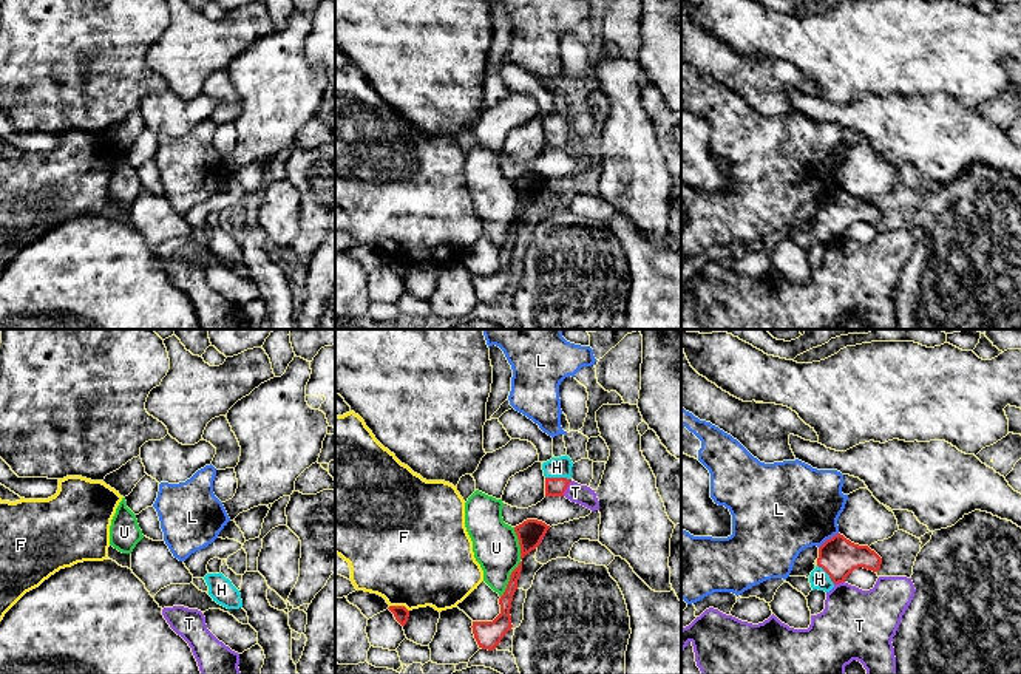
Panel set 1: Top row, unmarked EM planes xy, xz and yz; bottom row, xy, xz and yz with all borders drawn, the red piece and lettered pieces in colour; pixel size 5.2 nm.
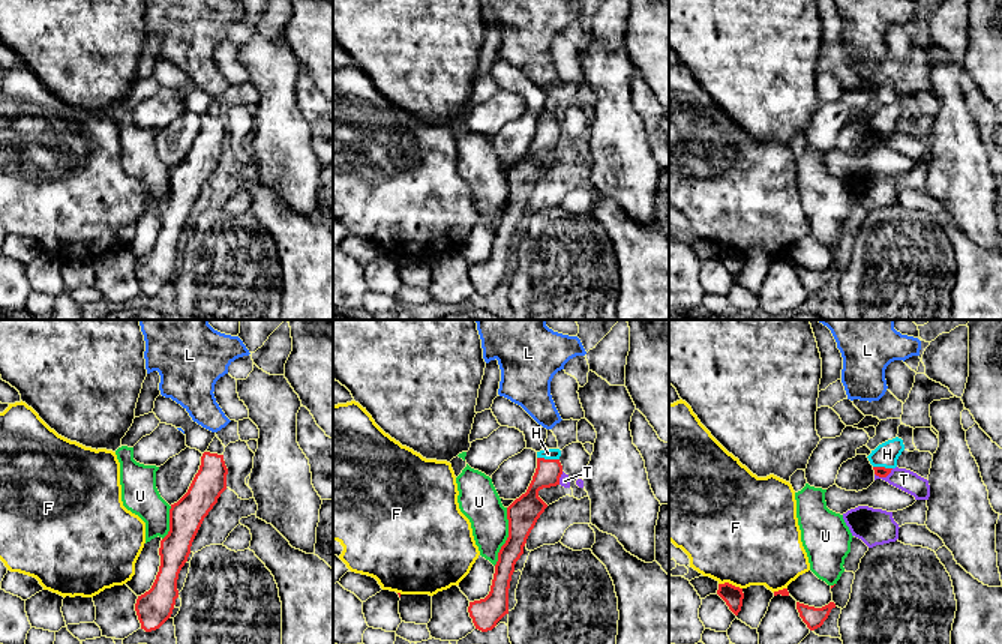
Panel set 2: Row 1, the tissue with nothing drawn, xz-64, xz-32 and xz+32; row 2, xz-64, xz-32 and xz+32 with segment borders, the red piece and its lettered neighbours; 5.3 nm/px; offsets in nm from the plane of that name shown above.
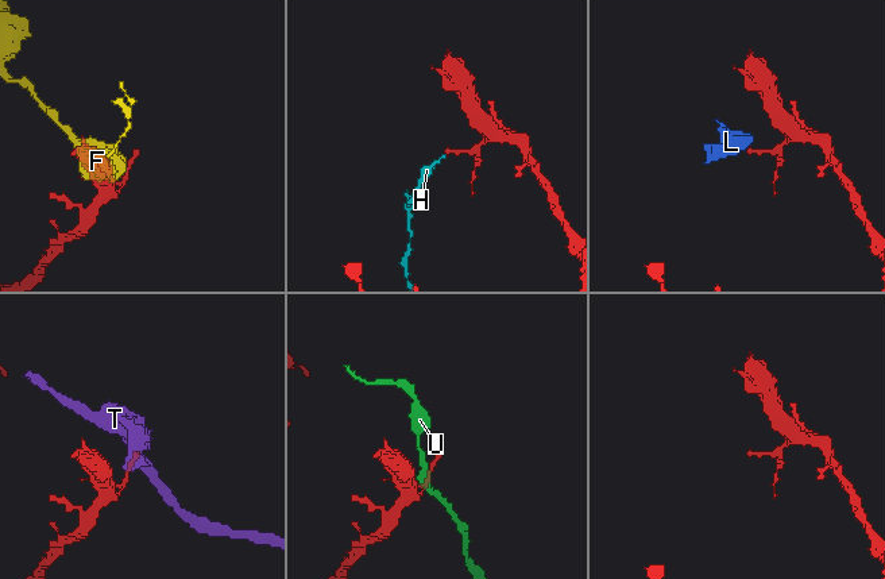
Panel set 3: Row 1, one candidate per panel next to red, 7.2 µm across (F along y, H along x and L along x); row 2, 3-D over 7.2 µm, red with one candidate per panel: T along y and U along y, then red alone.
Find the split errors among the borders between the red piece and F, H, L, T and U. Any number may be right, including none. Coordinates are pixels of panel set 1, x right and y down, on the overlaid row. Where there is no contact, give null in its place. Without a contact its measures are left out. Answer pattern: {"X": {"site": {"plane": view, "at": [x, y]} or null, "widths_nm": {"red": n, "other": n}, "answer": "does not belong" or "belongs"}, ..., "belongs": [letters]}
{"F": {"site": {"plane": "xz", "at": [399, 606]}, "widths_nm": {"red": 80, "other": 480}, "answer": "does not belong"}, "H": {"site": {"plane": "xz", "at": [558, 478]}, "widths_nm": {"red": 100, "other": 110}, "answer": "belongs"}, "L": {"site": {"plane": "yz", "at": [830, 538]}, "widths_nm": {"red": 200, "other": 440}, "answer": "does not belong"}, "T": {"site": {"plane": "xz", "at": [566, 489]}, "widths_nm": {"red": 100, "other": 100}, "answer": "does not belong"}, "U": {"site": {"plane": "xz", "at": [510, 578]}, "widths_nm": {"red": 100, "other": 240}, "answer": "does not belong"}, "belongs": ["H"]}

